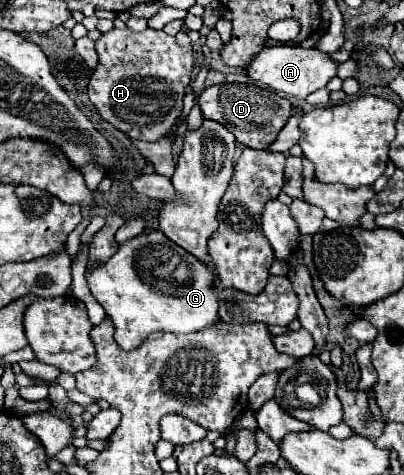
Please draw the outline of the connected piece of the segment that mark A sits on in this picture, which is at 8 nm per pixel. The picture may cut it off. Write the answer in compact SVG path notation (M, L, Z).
M280 44L280 46L274 46L274 48L262 50L252 60L252 64L246 68L246 72L252 80L270 86L278 94L294 96L294 98L302 100L310 92L314 92L318 88L324 88L338 74L338 66L340 66L340 62L332 60L332 56L328 52L322 52L318 48L302 48L298 44L294 44L294 46Z

